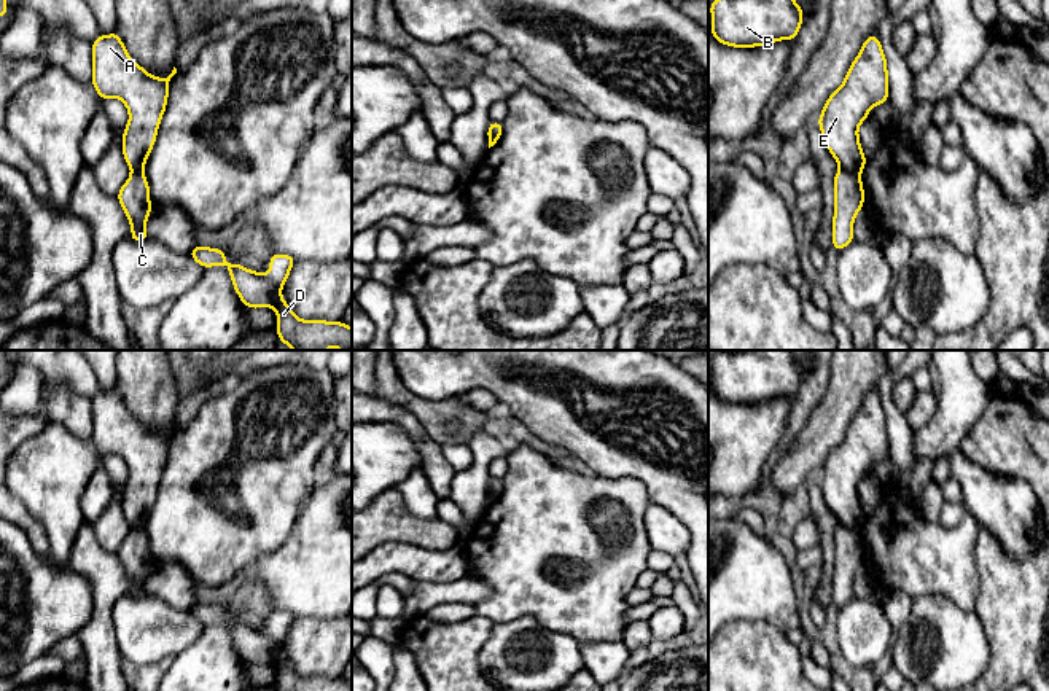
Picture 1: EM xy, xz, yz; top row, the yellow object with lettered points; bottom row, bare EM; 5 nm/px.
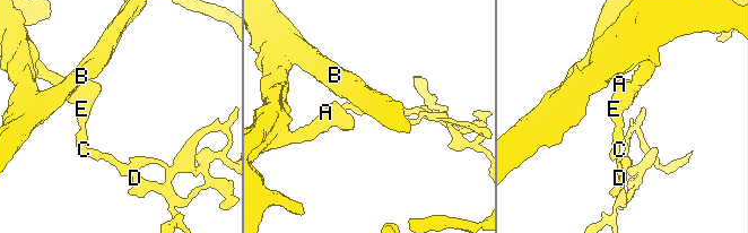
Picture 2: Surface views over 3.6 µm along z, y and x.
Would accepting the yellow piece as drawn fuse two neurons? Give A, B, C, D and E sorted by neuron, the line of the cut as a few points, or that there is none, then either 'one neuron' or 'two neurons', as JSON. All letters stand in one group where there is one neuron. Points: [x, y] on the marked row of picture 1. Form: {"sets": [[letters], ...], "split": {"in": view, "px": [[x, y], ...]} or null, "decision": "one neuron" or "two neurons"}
{"sets": [["A", "B", "E"], ["C", "D"]], "split": {"in": "yz", "px": [[841, 167], [858, 174]]}, "decision": "two neurons"}

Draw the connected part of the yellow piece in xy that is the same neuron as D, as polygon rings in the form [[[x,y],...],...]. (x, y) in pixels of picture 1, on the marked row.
[[[196,245],[189,256],[204,269],[226,264],[234,290],[245,307],[272,307],[277,312],[277,334],[293,350],[352,350],[352,328],[344,322],[301,320],[288,307],[280,291],[296,263],[290,255],[274,253],[271,272],[253,272],[245,266],[228,263],[223,248]]]

